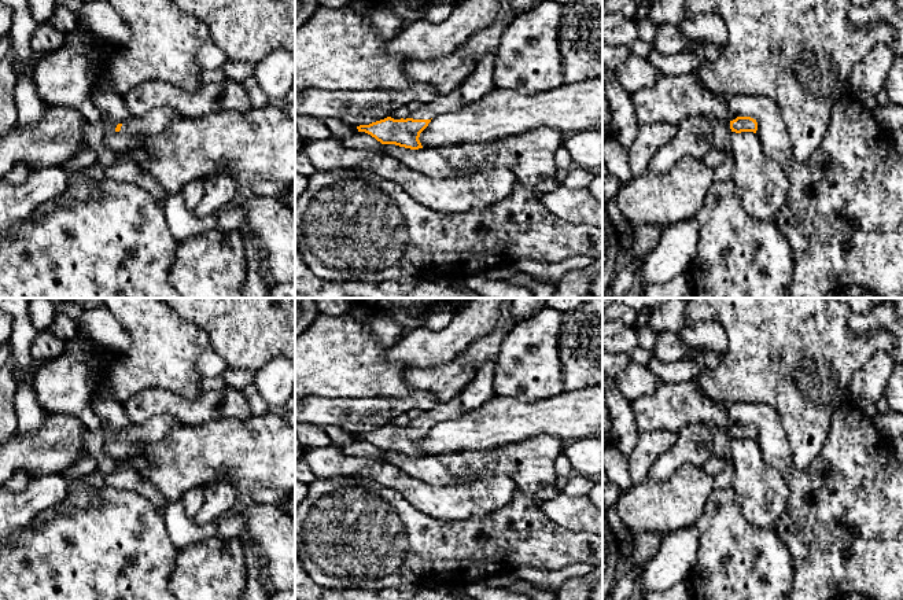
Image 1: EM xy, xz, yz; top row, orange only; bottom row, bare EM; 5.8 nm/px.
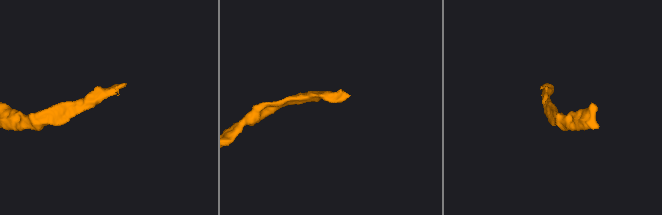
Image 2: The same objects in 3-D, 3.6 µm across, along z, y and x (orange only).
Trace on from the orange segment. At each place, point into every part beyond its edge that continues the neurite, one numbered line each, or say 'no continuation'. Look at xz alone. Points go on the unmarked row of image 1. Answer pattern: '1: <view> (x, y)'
1: xz (452, 409)

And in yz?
1: yz (721, 437)

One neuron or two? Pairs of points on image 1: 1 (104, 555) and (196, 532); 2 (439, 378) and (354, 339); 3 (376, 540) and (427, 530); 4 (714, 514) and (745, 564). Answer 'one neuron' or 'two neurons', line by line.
1: two neurons
2: two neurons
3: one neuron
4: one neuron

